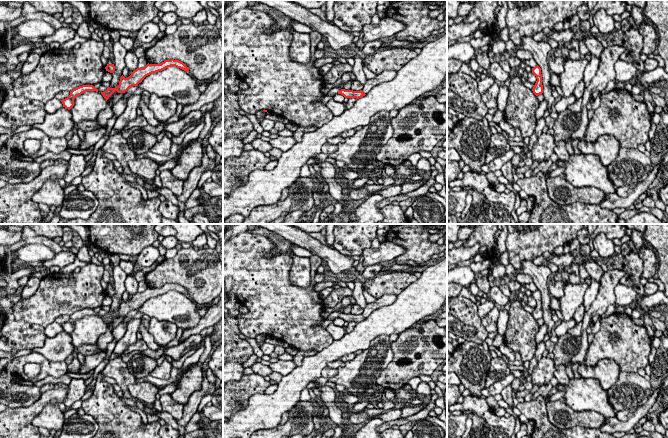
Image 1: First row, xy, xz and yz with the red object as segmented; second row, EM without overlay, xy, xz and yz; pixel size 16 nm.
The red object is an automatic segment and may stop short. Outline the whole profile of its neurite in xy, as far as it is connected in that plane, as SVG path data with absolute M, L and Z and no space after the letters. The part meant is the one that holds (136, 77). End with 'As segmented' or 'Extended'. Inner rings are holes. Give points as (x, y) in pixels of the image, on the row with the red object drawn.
M165 60L161 64L147 64L144 68L137 68L134 70L128 78L125 78L123 75L120 78L119 85L115 88L108 87L106 91L101 92L106 101L109 97L117 91L118 93L125 93L130 87L137 86L142 80L152 74L159 71L162 71L168 67L175 66L186 72L189 72L189 67L186 66L183 62L179 60Z. As segmented

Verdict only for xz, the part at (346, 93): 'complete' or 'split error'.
complete

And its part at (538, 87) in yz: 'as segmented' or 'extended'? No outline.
as segmented

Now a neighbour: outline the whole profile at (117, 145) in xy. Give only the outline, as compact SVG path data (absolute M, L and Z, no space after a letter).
M117 133L113 136L110 136L105 144L101 147L101 150L113 154L116 157L117 161L123 168L123 173L133 176L134 178L140 178L144 182L147 182L151 185L155 185L153 179L148 180L142 178L130 171L128 162L135 160L136 154L129 148L127 139L123 137L122 133Z

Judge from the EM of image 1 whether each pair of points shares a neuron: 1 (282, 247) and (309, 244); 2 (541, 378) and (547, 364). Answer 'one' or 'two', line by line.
1: two
2: one

